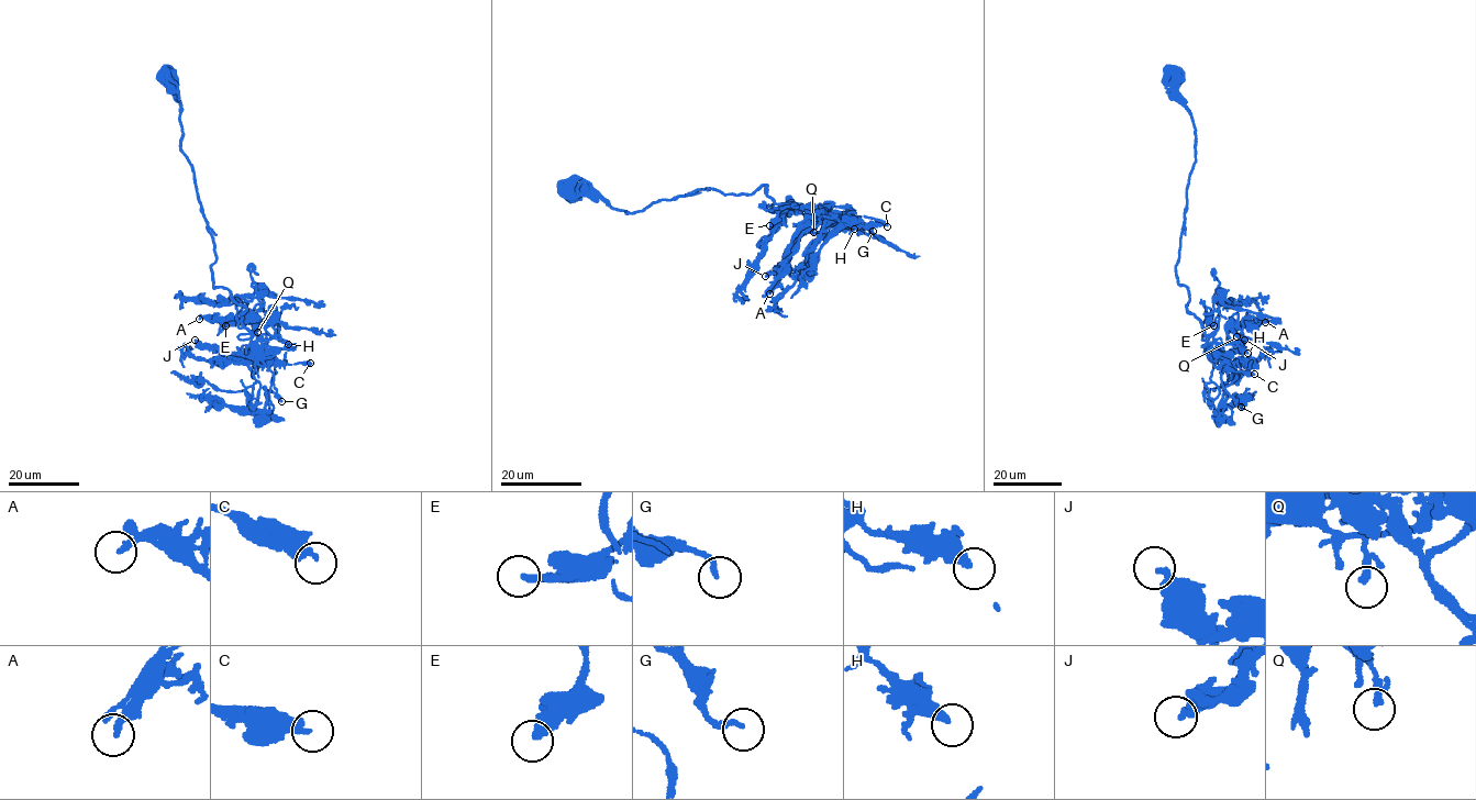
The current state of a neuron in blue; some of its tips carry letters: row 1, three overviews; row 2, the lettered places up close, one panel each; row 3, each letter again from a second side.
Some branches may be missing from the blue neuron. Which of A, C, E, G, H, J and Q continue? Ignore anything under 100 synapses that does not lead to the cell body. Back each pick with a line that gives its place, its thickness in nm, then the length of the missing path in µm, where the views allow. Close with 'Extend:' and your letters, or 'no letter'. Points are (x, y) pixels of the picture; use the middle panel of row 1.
E: place (769, 225); calibre 340 nm; missing 25 µm
Extend: E

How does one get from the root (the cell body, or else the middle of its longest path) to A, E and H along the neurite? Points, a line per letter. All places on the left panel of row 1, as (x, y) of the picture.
A: (167, 76), (213, 240), (213, 285), (245, 308), (245, 326), (270, 337), (257, 321), (199, 319)
E: (167, 76), (213, 240), (213, 285), (245, 308), (243, 326), (243, 306), (225, 325)
H: (167, 76), (180, 108), (180, 151), (213, 240), (213, 285), (245, 308), (242, 323), (252, 333), (288, 344)

